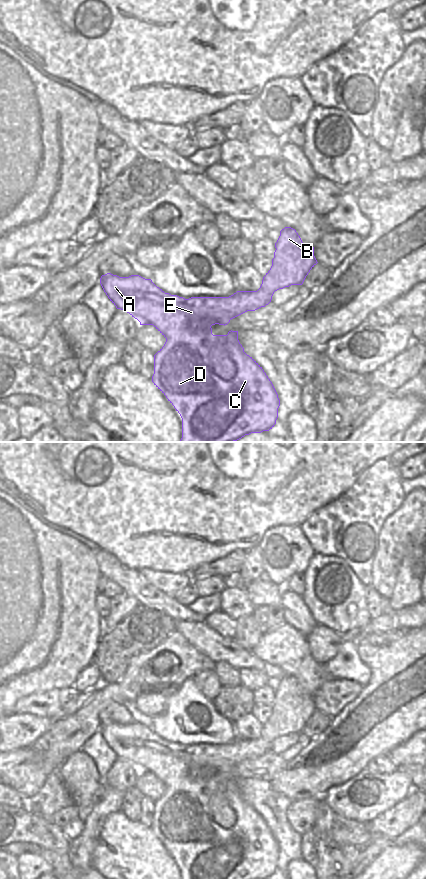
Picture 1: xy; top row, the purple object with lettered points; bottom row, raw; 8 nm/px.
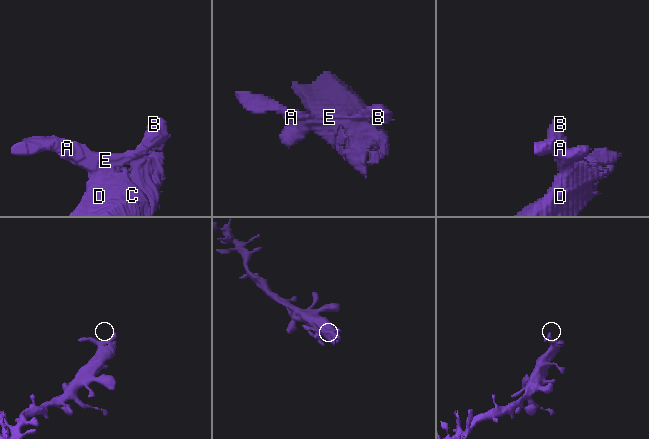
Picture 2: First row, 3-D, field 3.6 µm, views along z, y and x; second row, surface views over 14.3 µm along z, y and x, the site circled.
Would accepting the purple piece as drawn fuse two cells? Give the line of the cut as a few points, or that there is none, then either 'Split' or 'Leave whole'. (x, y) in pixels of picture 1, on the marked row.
No split. Leave whole.

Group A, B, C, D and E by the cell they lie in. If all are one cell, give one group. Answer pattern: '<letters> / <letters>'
A B C D E

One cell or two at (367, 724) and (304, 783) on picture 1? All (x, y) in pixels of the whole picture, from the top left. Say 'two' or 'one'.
one

